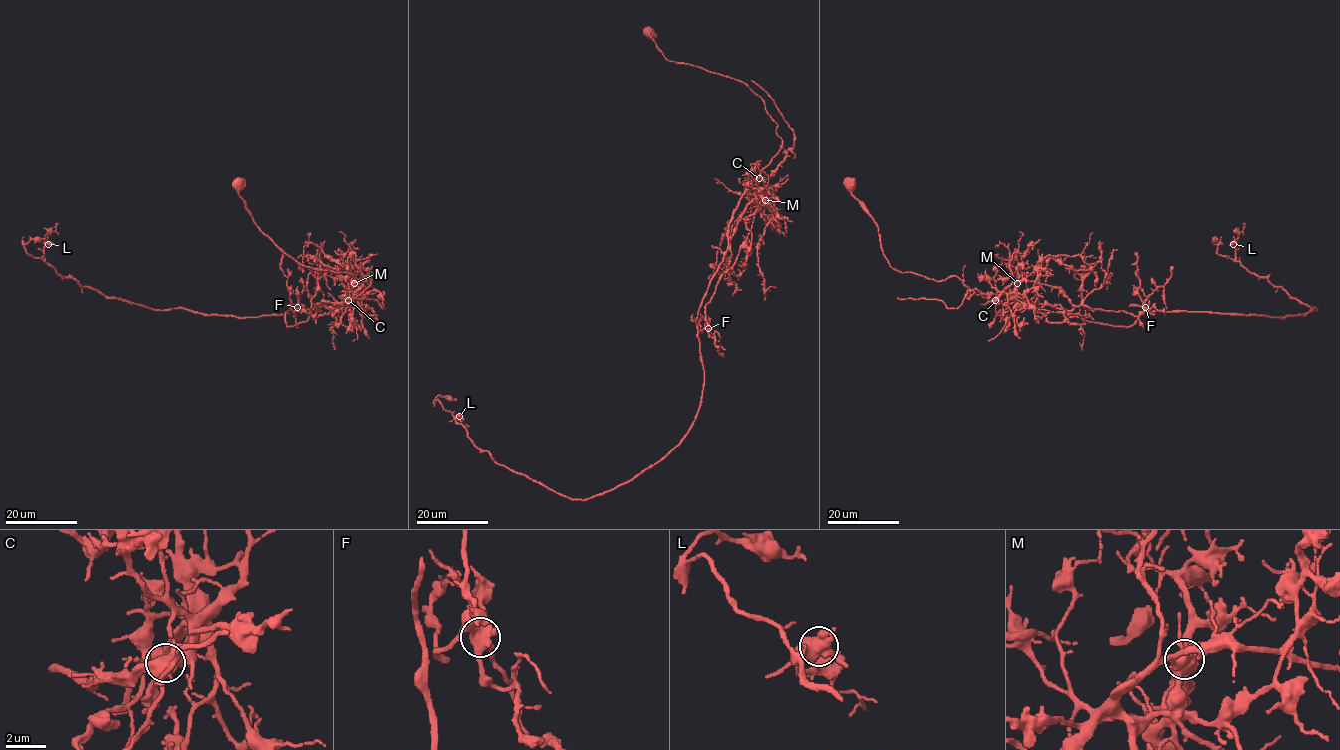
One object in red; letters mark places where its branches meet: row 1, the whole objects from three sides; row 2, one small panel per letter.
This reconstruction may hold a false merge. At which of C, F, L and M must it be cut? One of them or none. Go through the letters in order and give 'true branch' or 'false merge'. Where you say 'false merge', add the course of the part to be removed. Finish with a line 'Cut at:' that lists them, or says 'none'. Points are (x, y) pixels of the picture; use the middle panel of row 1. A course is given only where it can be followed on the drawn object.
C: true branch
F: true branch
L: true branch
M: false merge; foreign part runs (765, 200), (761, 195), (753, 199), (735, 228), (729, 266), (706, 304), (706, 325), (702, 331), (692, 318)
Cut at: M

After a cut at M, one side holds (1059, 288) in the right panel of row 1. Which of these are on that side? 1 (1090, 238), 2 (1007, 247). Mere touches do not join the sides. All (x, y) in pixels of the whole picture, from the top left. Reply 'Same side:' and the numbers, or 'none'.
Same side: none

